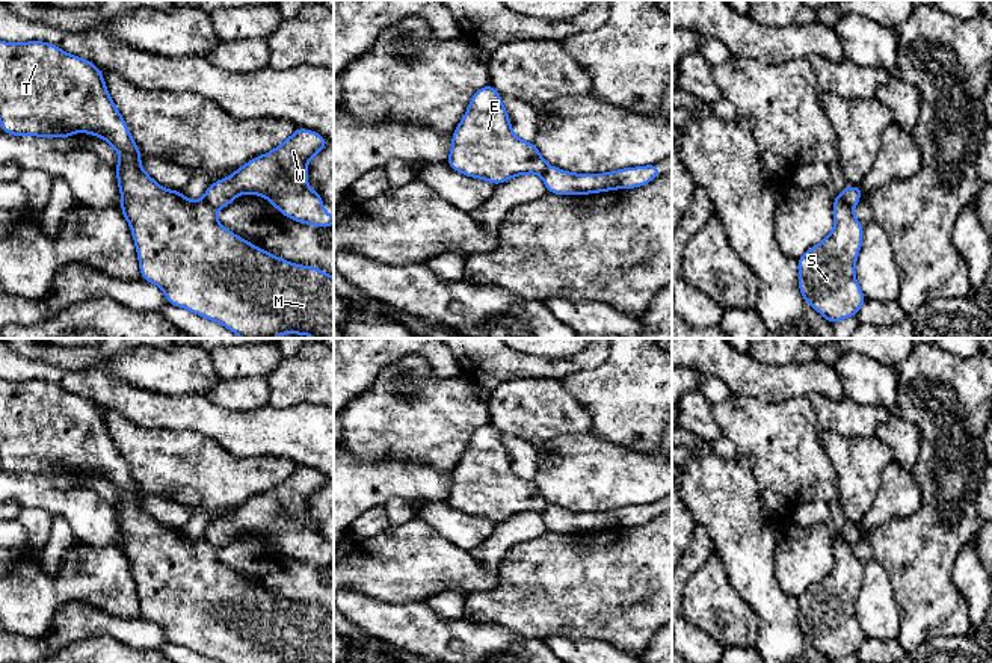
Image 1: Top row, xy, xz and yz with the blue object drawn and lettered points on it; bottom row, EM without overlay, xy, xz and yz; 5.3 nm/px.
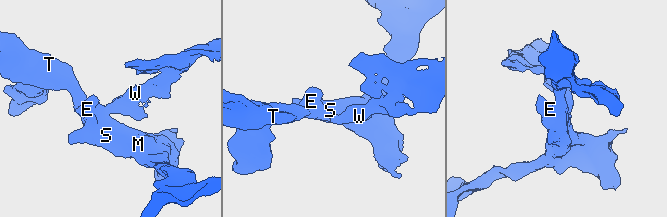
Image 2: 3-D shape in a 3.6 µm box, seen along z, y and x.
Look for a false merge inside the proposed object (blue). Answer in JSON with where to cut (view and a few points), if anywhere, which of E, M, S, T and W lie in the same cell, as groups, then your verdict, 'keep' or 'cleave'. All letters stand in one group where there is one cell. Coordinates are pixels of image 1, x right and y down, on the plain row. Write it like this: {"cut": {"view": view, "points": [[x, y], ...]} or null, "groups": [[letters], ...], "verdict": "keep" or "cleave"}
{"cut": {"view": "yz", "points": [[838, 533], [852, 545]]}, "groups": [["E", "M", "S", "T"], ["W"]], "verdict": "cleave"}

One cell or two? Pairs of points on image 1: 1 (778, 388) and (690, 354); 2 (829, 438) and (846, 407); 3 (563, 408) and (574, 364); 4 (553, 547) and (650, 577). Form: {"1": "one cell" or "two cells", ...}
{"1": "one cell", "2": "two cells", "3": "two cells", "4": "one cell"}

